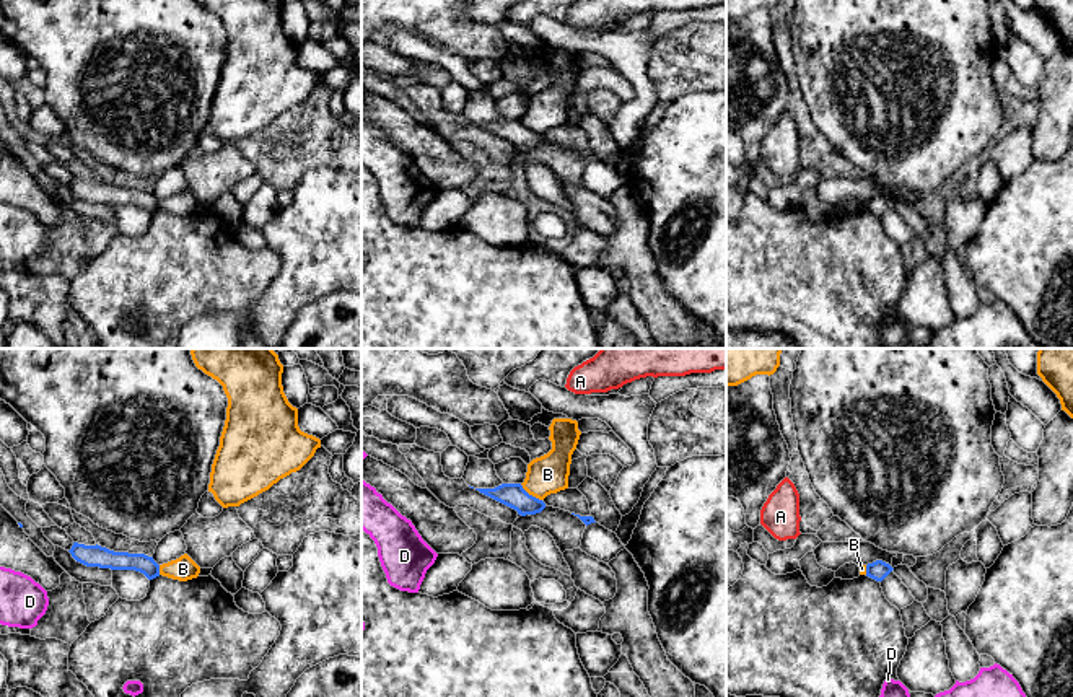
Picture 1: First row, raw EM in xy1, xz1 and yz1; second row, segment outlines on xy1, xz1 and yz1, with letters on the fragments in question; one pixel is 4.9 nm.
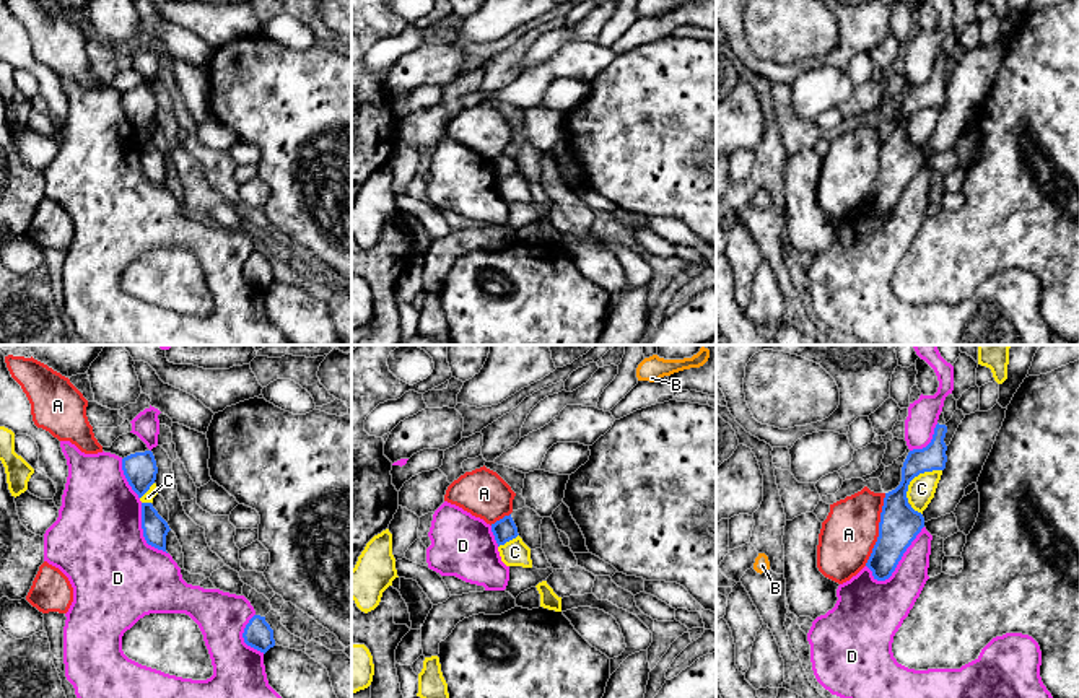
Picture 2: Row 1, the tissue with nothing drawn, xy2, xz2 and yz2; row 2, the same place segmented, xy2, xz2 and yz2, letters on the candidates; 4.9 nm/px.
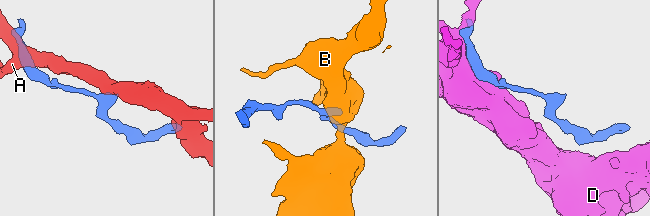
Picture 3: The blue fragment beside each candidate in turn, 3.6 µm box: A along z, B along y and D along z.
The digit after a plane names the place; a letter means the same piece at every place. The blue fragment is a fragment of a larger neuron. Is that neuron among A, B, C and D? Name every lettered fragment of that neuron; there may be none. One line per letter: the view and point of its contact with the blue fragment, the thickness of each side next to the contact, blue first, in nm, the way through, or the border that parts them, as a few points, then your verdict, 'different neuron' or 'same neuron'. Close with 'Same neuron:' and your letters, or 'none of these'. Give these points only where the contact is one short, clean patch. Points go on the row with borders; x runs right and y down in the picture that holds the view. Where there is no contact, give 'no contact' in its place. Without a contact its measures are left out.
A: yz2 (879, 529) | 200/280 nm | different neuron
B: xz1 (531, 495) | 120/190 nm | along xz1 (520, 484), (541, 500) | different neuron
C: yz2 (915, 475) | 190/140 nm | along yz2 (941, 469), (920, 472), (908, 485), (907, 501) | different neuron
D: yz2 (900, 558) | 200/260 nm | different neuron
Same neuron: none of these

